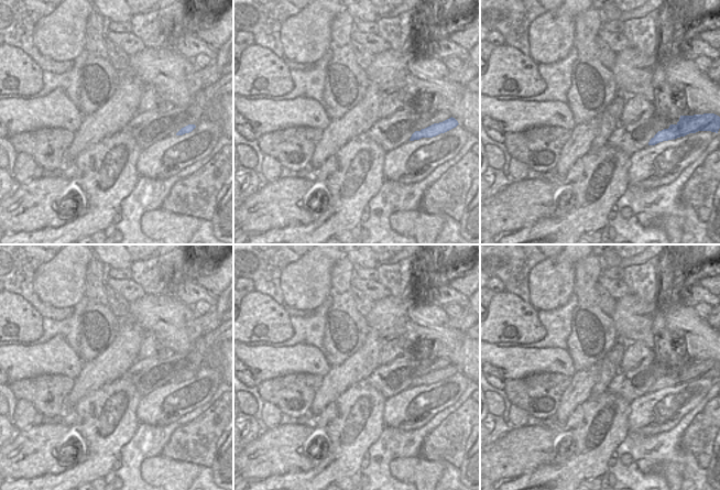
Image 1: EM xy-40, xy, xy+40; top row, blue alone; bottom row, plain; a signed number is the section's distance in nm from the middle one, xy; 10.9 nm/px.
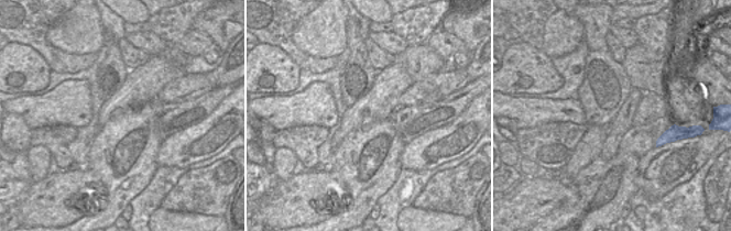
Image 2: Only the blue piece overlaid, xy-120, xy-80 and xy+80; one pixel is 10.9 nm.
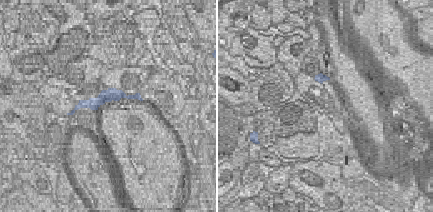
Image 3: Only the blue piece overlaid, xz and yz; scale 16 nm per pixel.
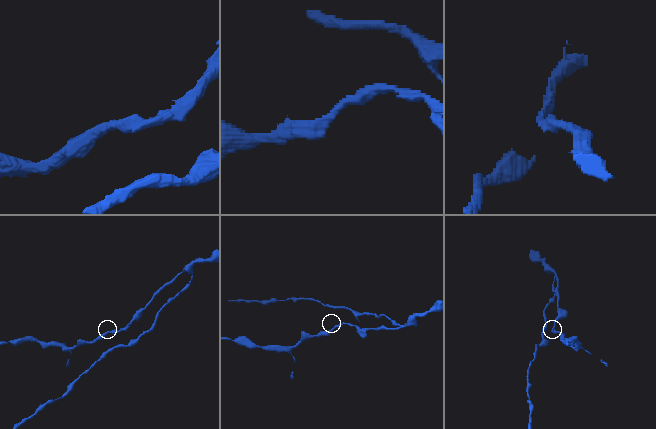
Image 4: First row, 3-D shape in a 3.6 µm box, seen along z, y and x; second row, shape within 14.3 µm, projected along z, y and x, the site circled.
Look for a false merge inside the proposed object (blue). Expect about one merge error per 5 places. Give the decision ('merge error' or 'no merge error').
no merge error

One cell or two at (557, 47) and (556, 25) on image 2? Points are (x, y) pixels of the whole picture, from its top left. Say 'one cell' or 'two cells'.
one cell

